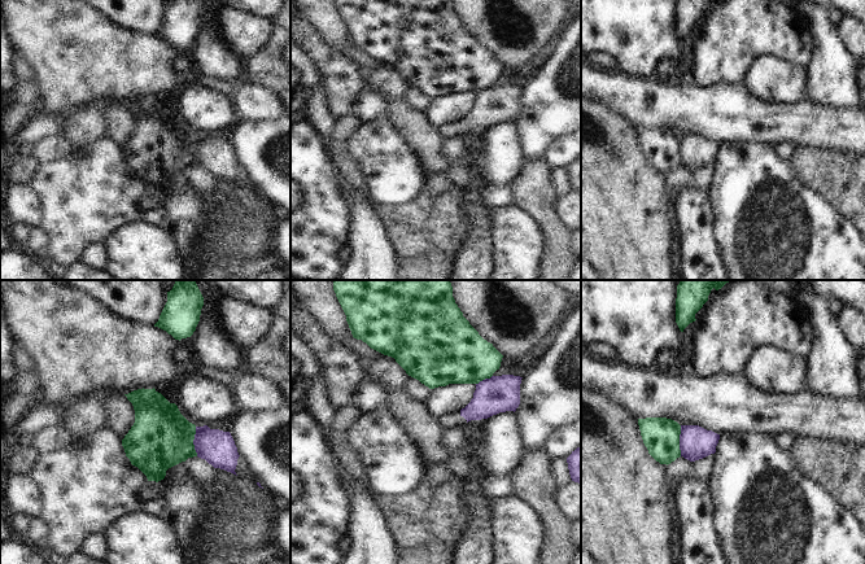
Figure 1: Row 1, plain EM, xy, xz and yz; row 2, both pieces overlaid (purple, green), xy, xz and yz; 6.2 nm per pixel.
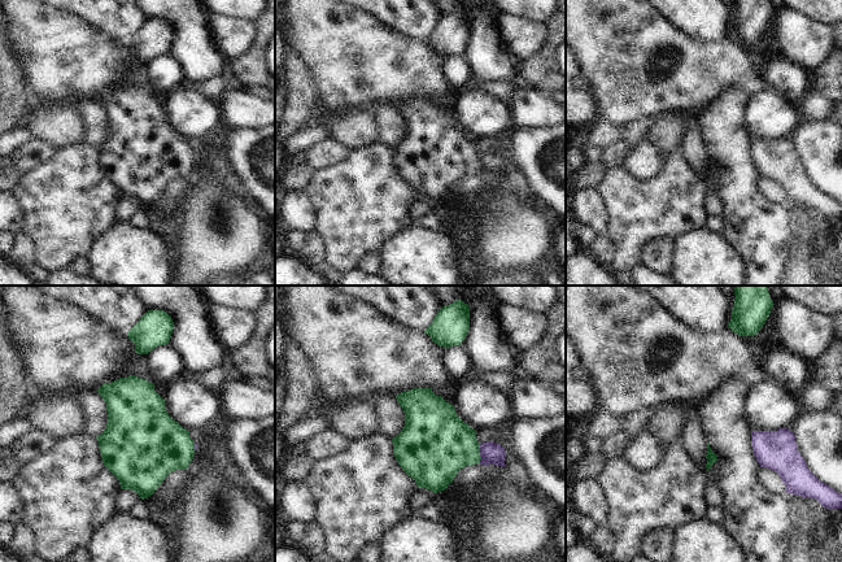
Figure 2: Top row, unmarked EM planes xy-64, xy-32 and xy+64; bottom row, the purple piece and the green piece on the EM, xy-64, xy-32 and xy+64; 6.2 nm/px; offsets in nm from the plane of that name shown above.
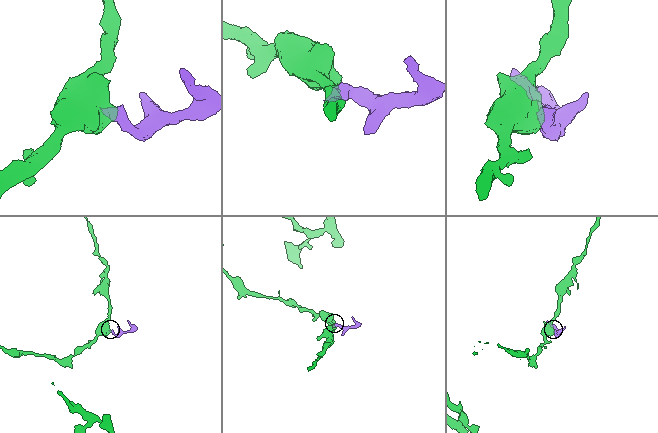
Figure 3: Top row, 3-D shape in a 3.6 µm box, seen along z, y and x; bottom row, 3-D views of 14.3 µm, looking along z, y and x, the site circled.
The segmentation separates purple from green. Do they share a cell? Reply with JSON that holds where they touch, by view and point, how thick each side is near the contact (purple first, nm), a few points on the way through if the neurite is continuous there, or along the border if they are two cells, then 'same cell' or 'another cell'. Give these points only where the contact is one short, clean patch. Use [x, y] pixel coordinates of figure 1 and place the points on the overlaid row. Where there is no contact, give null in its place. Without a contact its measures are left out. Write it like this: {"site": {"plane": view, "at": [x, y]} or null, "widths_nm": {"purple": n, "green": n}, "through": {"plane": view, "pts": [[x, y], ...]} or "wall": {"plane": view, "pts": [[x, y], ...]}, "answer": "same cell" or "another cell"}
{"site": {"plane": "yz", "at": [680, 441]}, "widths_nm": {"purple": 200, "green": 220}, "wall": {"plane": "yz", "pts": [[681, 425], [680, 455]]}, "answer": "another cell"}

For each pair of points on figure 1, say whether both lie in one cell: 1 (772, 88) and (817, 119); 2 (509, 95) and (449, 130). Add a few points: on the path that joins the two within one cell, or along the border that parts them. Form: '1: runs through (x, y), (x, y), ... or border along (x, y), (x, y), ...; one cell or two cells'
1: border along (763, 99), (782, 103), (804, 100); two cells
2: runs through (494, 104), (480, 117), (463, 126); one cell

